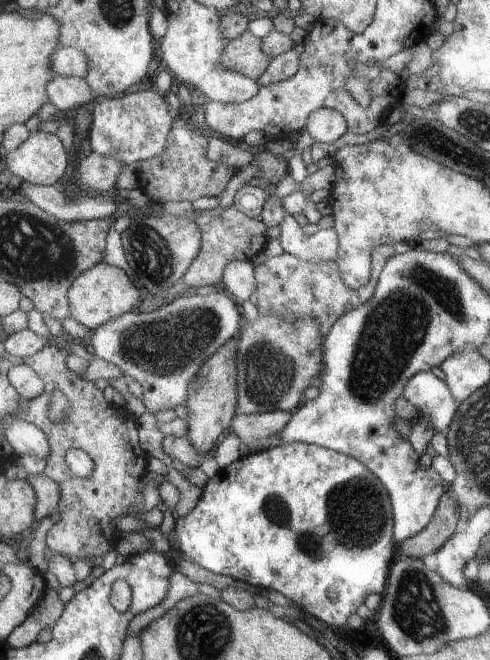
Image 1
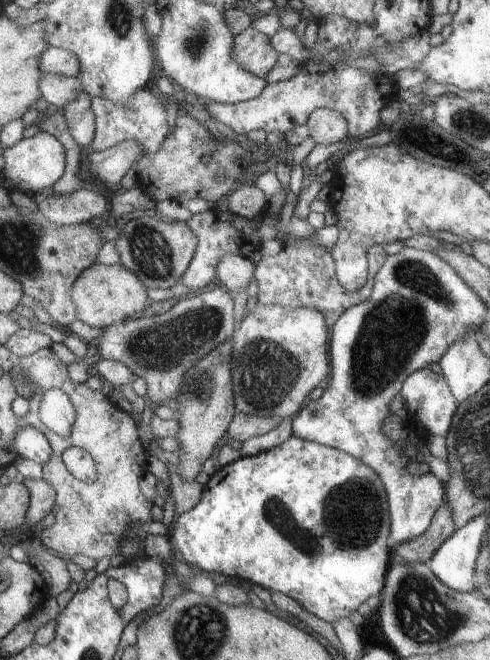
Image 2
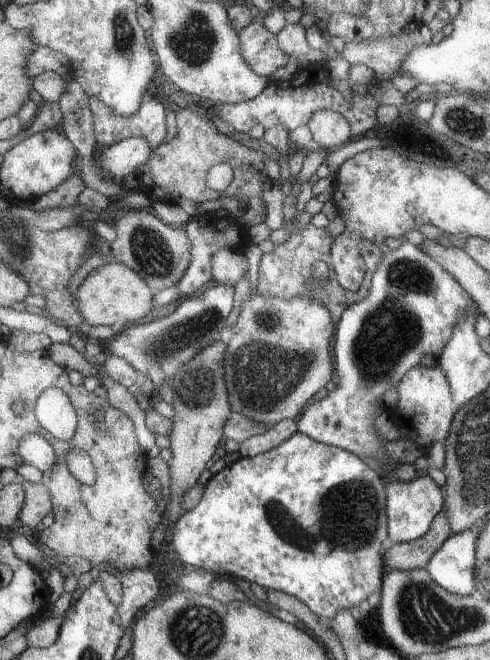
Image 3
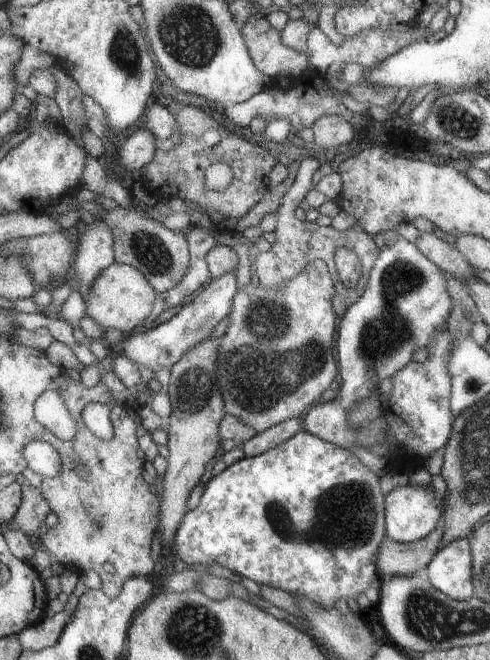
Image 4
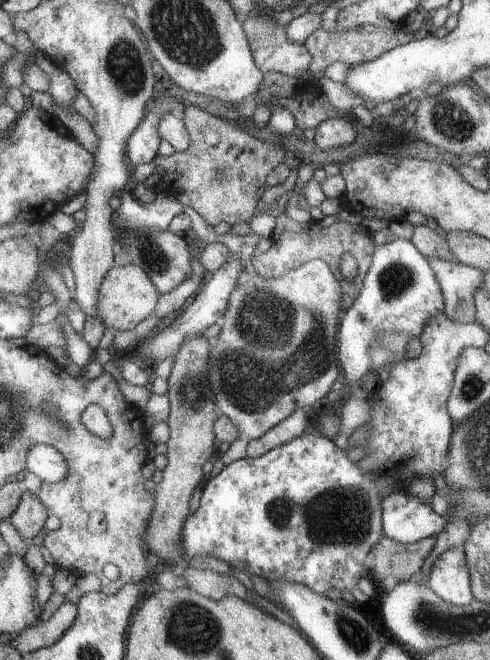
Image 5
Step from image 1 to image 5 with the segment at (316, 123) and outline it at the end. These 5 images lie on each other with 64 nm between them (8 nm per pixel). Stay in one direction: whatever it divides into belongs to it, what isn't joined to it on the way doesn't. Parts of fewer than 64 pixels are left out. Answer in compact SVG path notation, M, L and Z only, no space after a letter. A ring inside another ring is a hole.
M330 118L315 127L314 142L318 148L336 149L338 146L348 146L355 141L354 138L356 138L356 132L346 119Z

